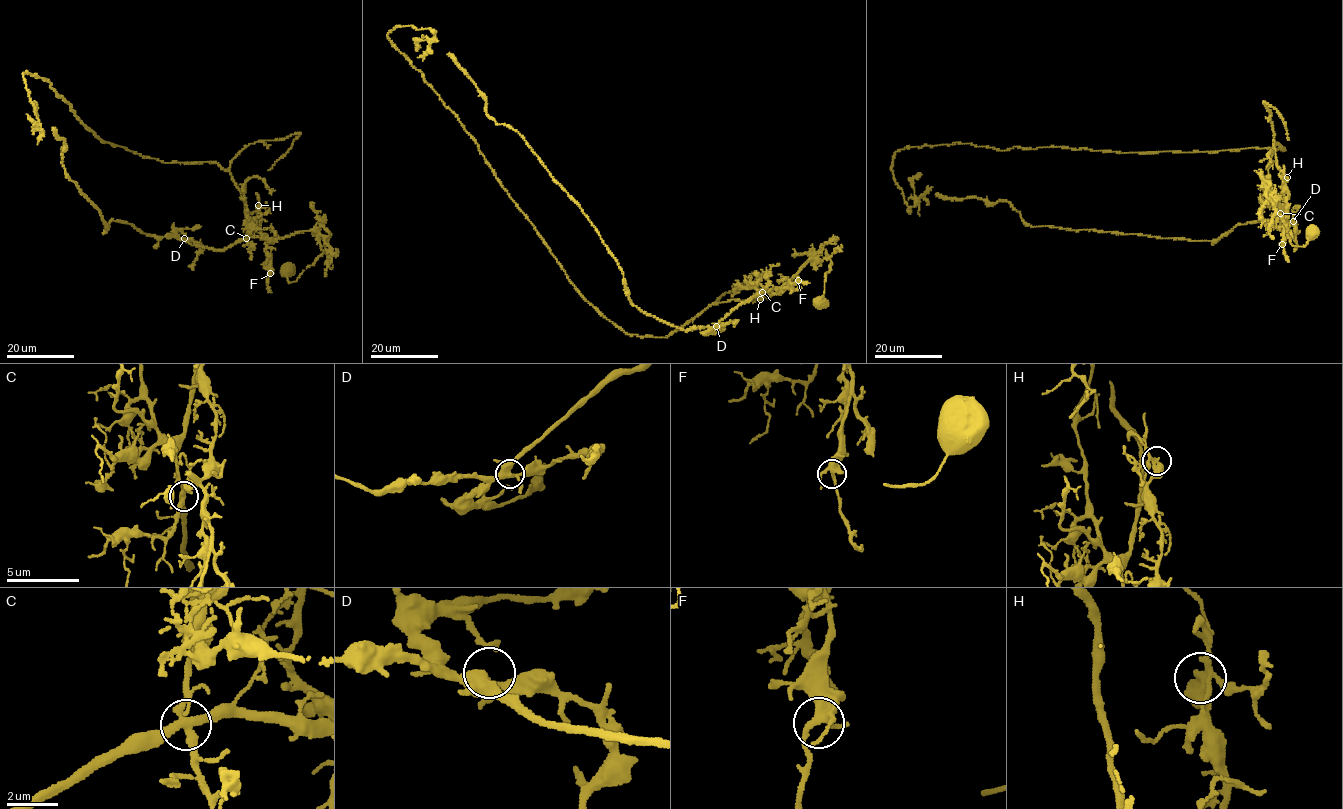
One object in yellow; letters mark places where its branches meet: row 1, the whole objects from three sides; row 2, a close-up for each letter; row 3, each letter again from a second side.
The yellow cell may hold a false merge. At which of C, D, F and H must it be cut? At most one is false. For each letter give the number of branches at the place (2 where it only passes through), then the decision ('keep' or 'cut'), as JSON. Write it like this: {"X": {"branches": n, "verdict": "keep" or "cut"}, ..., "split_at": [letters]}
{"C": {"branches": 4, "verdict": "cut"}, "D": {"branches": 4, "verdict": "keep"}, "F": {"branches": 4, "verdict": "keep"}, "H": {"branches": 4, "verdict": "keep"}, "split_at": ["C"]}

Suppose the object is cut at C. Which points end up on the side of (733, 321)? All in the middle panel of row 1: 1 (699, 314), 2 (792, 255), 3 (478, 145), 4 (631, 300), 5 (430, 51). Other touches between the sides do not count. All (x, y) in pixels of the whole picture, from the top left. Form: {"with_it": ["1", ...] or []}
{"with_it": ["2", "4"]}

